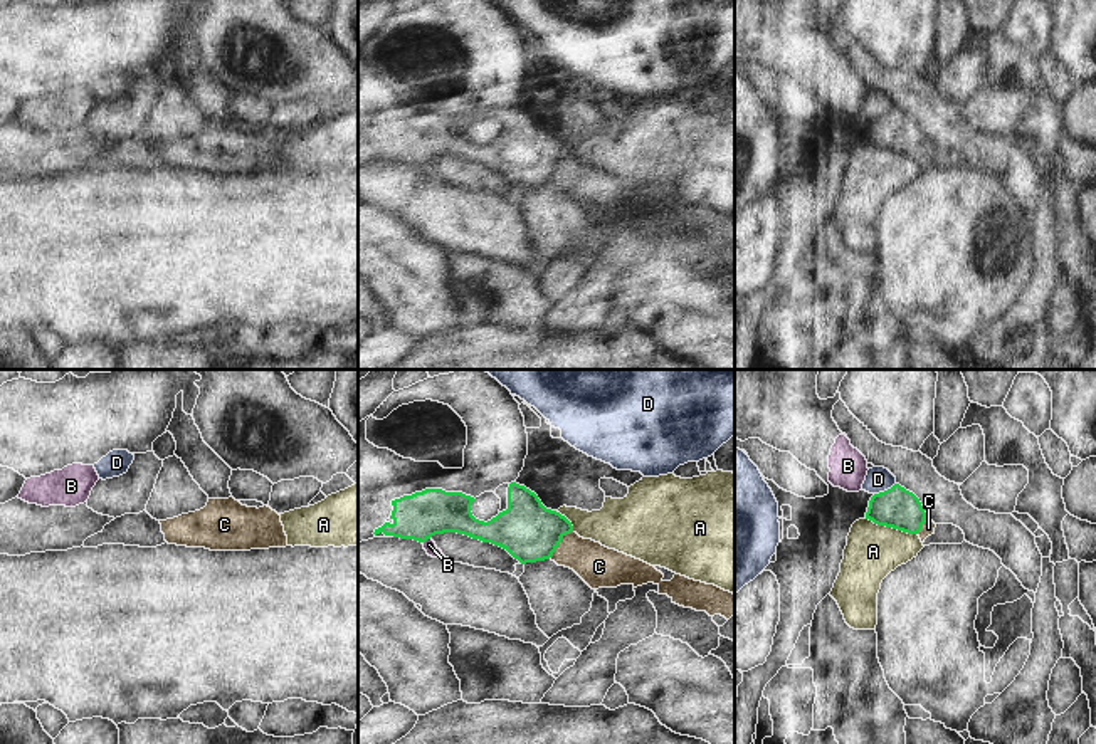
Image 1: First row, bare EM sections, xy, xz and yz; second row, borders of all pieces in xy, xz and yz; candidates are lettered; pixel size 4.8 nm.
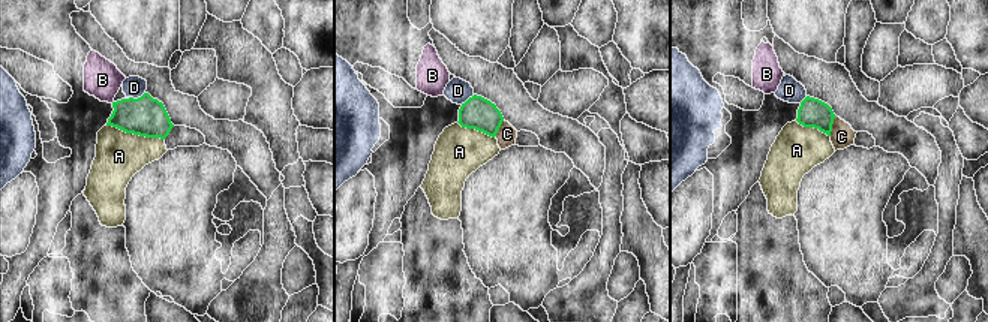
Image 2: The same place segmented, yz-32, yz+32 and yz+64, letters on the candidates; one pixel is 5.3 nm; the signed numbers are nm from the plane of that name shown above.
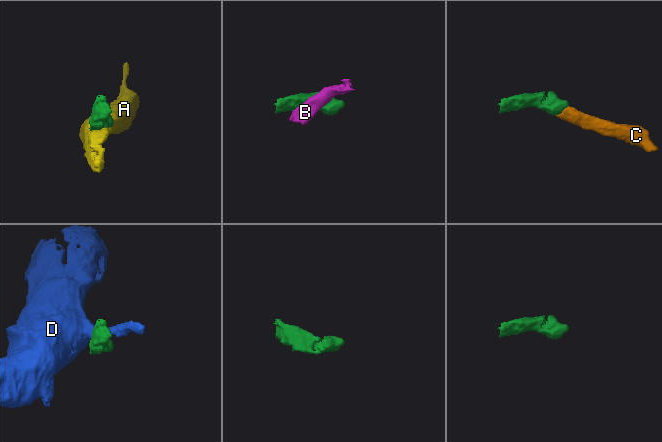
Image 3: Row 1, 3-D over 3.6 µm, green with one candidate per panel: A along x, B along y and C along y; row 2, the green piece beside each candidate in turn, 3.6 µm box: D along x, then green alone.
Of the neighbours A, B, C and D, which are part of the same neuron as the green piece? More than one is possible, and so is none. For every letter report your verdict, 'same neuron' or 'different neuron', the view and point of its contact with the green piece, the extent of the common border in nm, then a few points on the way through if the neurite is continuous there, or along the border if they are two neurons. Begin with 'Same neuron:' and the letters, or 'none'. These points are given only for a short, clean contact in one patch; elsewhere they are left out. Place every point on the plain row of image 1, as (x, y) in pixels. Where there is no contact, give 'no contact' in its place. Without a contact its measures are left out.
Same neuron: C
A: different neuron; contact yz (891, 150); length 260 nm
B: different neuron; contact xz (426, 163); length 50 nm
C: same neuron; contact xz (560, 165); length 180 nm; way xz (526, 153), (560, 165), (599, 190)
D: different neuron; contact yz (885, 115); length 120 nm; border yz (895, 106), (874, 118)

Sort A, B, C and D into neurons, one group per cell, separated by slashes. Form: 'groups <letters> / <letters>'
groups A / B / C / D

